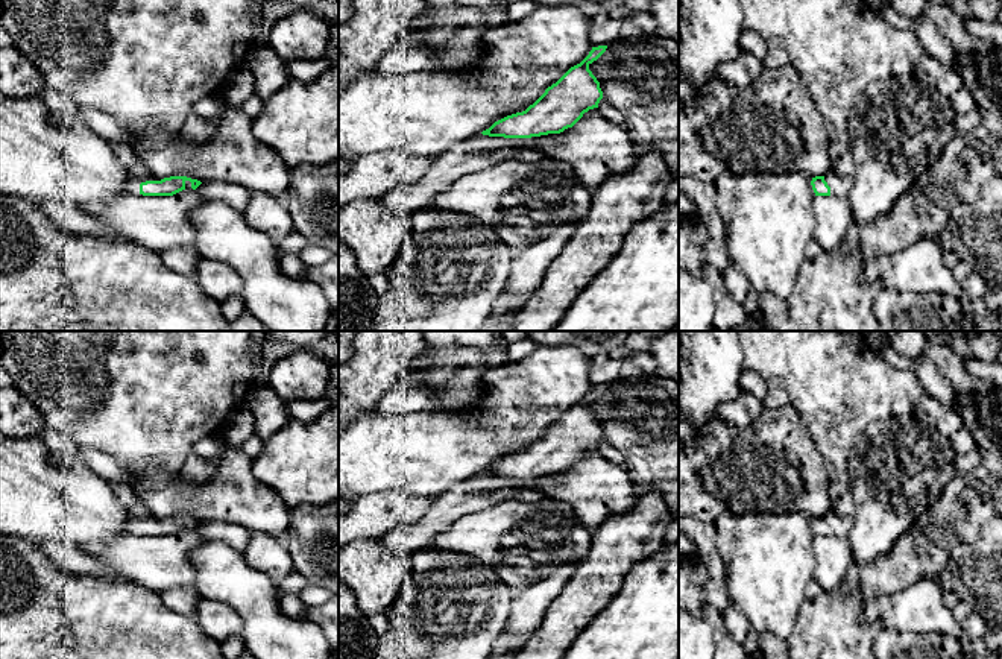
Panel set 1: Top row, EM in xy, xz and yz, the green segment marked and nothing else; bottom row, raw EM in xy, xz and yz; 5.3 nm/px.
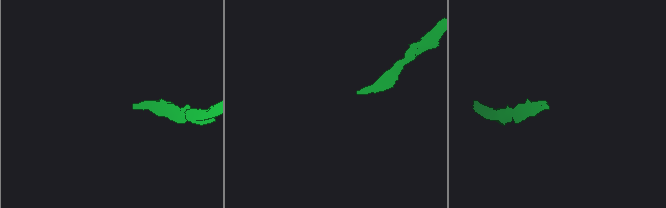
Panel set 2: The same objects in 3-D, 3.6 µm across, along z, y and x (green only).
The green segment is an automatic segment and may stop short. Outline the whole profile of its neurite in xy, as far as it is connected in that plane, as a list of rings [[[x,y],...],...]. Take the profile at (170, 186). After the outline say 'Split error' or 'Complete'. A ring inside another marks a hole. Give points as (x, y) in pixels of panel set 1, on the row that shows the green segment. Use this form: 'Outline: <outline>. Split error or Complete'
Outline: [[[135,170],[129,181],[129,193],[143,196],[173,196],[182,190],[196,190],[202,182],[187,176],[158,178],[146,170]]]. Split error

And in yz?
Outline: [[[829,170],[824,176],[815,176],[811,181],[815,196],[847,196],[853,176],[840,176],[833,170]]]. Split error

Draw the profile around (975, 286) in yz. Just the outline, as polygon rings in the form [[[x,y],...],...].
[[[972,272],[964,281],[966,293],[970,296],[970,305],[963,308],[958,316],[950,322],[947,331],[963,331],[969,320],[988,322],[988,308],[985,305],[985,293],[988,292],[987,282],[976,272]]]

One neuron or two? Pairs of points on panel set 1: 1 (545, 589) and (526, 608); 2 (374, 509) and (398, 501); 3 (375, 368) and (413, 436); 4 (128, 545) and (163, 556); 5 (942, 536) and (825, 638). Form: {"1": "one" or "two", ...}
{"1": "one", "2": "one", "3": "two", "4": "one", "5": "one"}

